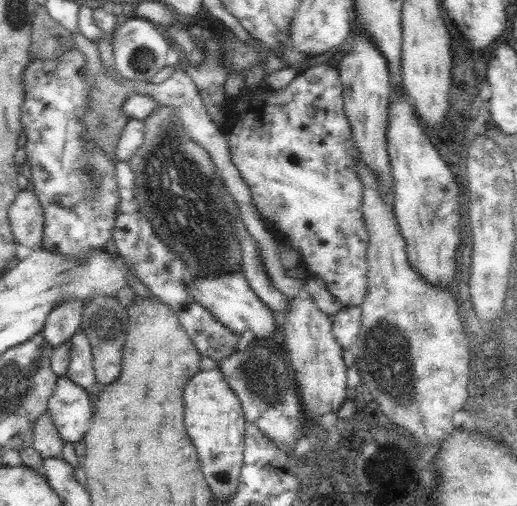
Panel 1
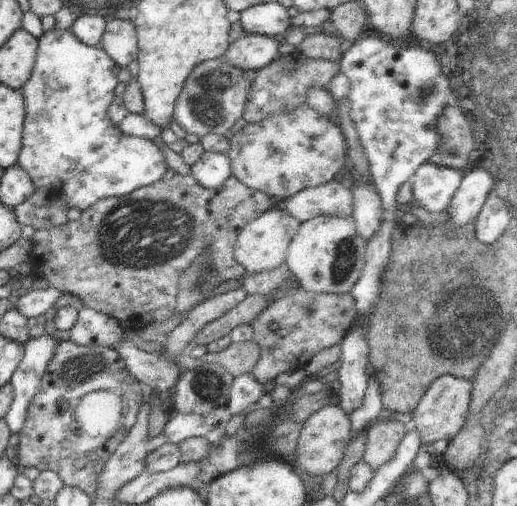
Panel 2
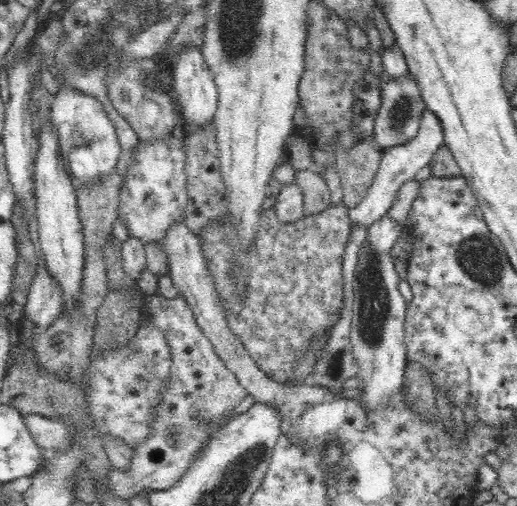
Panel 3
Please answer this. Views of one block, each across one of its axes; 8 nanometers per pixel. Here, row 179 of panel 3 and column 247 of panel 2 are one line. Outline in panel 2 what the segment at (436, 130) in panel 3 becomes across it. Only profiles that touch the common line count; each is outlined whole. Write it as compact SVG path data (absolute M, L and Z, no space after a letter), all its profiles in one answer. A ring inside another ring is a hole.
M252 373L242 374L234 379L227 406L233 416L240 415L256 408L254 404L265 403L265 397L264 385L261 385Z

